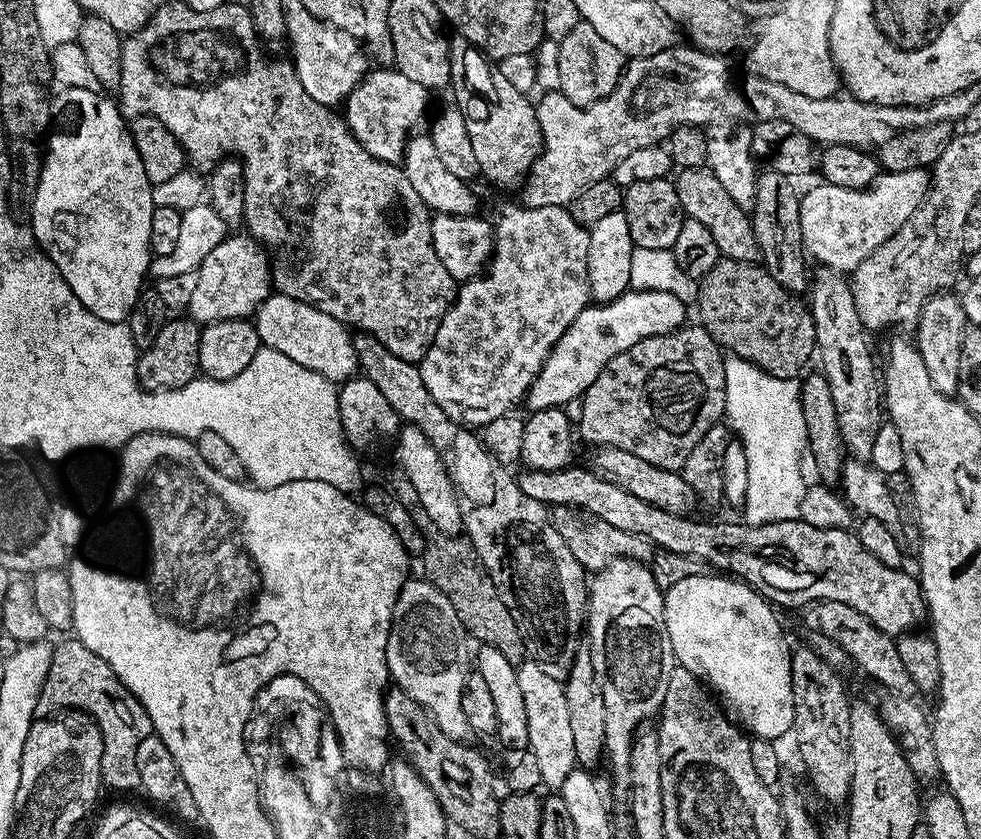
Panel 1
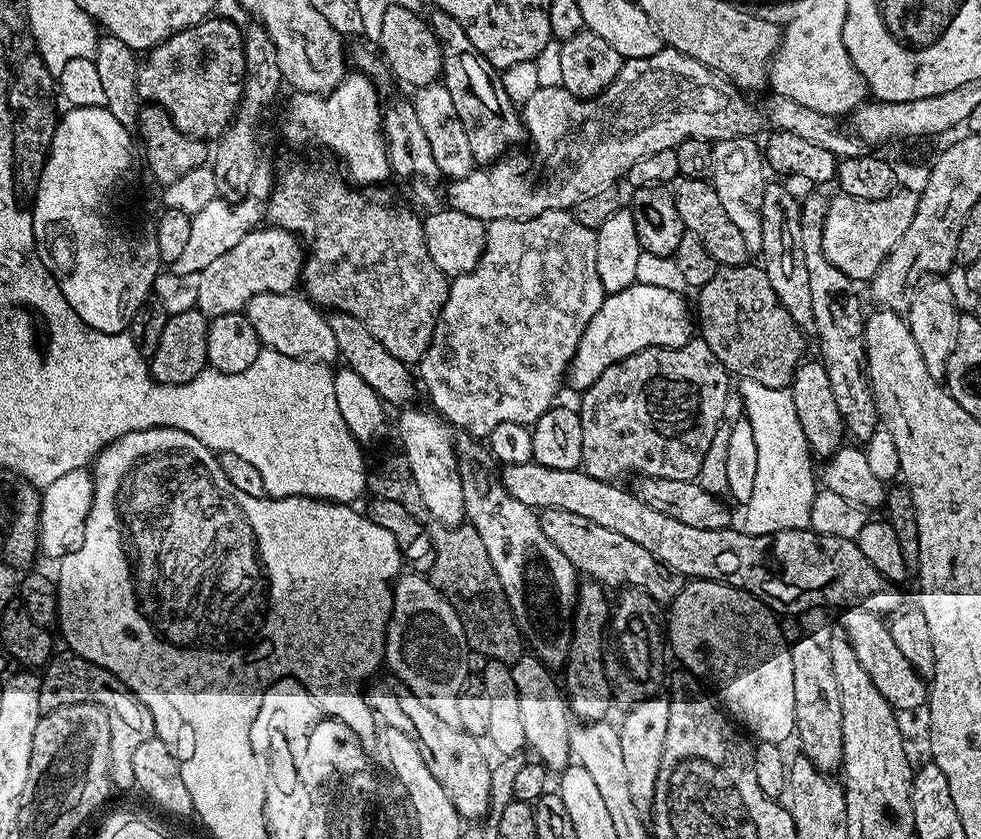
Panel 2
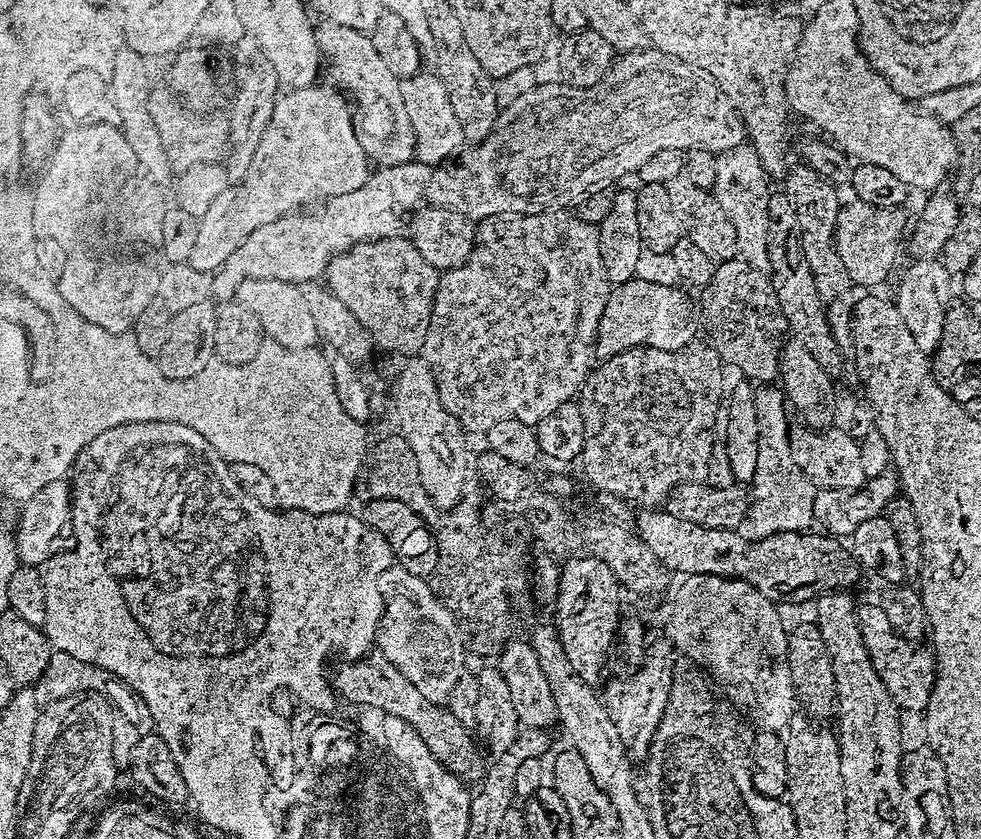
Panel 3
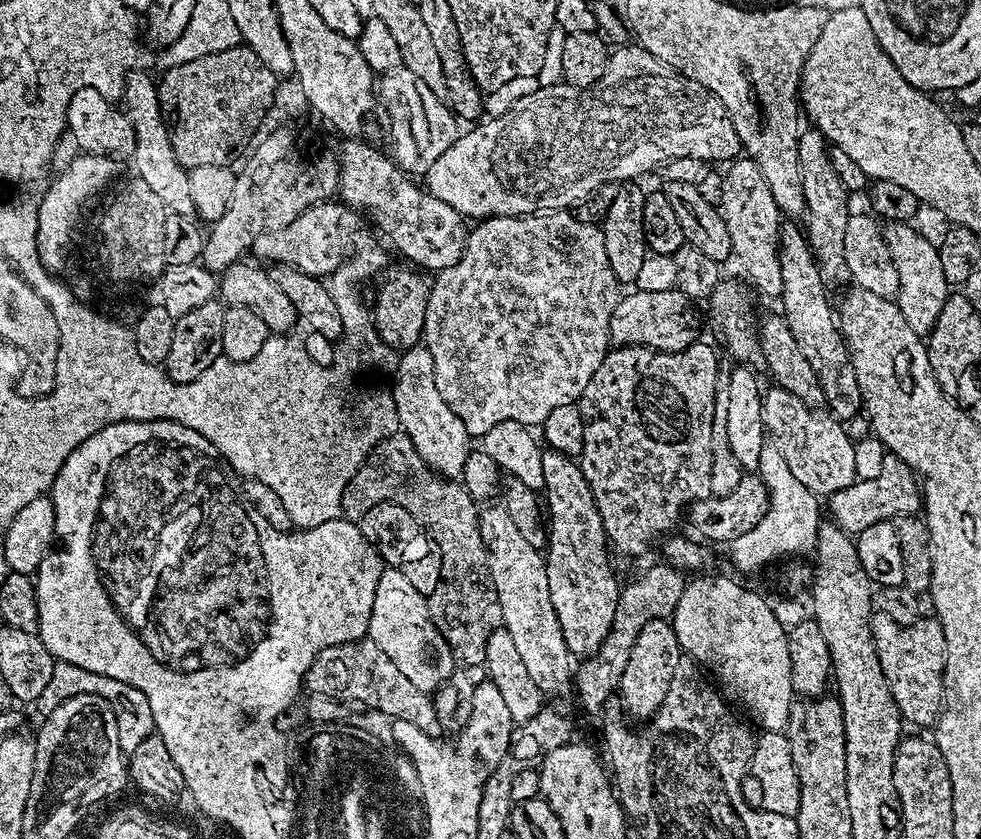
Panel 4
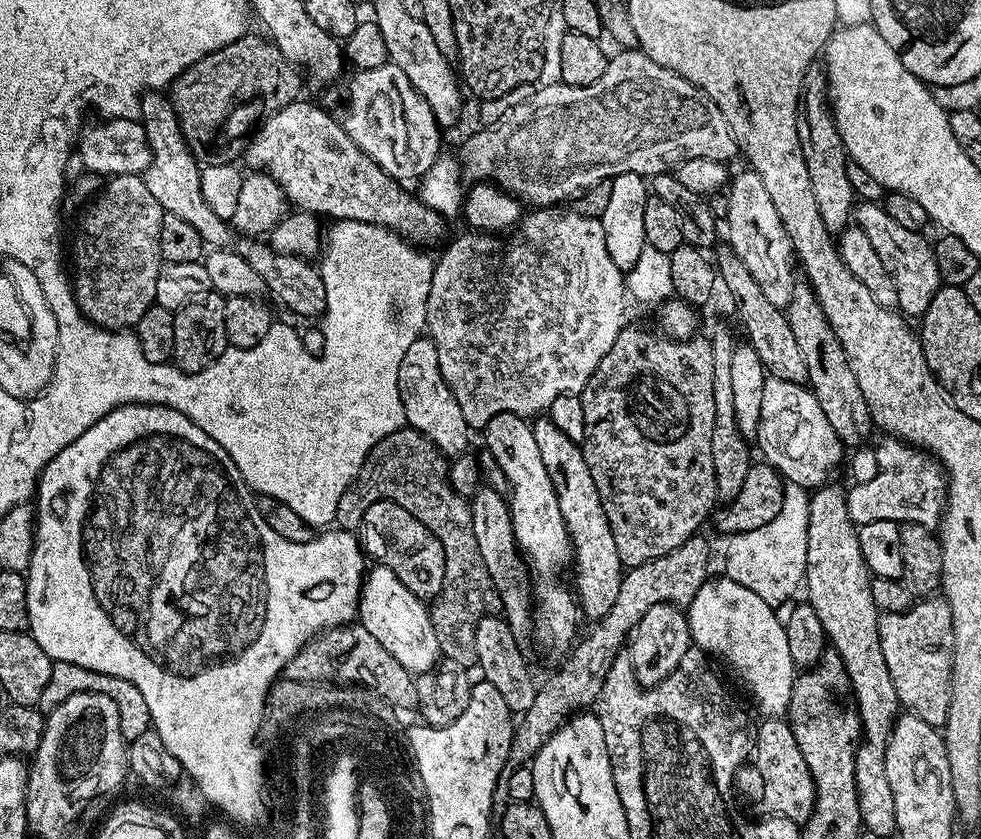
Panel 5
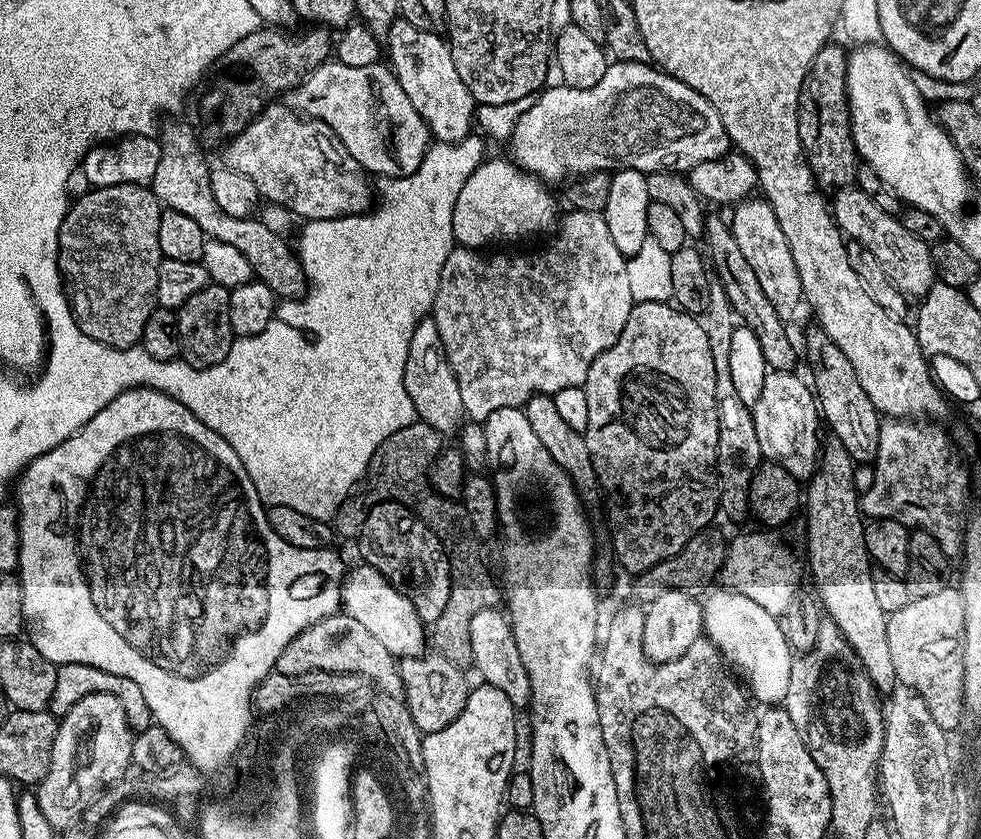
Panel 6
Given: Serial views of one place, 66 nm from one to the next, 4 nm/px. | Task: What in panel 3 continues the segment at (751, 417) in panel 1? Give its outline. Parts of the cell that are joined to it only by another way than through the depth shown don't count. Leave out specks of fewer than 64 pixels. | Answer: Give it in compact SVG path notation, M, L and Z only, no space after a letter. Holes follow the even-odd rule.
M776 386L756 388L756 410L758 412L758 470L750 485L754 502L749 503L748 517L738 531L745 540L761 540L779 532L803 532L814 524L814 498L817 489L798 470L790 448L789 409L784 393Z

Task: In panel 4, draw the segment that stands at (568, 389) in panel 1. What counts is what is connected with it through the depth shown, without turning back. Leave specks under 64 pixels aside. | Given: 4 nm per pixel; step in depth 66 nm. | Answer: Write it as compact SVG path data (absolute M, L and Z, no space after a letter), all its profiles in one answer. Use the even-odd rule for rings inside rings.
M676 288L661 292L632 290L628 297L617 299L616 309L610 318L608 335L613 345L644 345L657 352L682 351L698 340L702 320L696 317L697 305L689 296Z

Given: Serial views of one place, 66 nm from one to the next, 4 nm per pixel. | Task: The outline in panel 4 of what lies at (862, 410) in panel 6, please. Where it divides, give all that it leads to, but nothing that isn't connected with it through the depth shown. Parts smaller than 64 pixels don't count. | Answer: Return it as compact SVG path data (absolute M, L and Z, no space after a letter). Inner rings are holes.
M781 223L779 245L782 290L778 303L784 307L784 321L790 326L790 334L794 334L794 339L798 341L802 355L810 361L814 374L818 374L827 411L837 420L848 422L851 416L861 415L862 401L850 350L840 333L840 321L834 311L834 304L828 301L830 289L820 277L816 259L812 256L812 249L808 247L808 237L799 223Z

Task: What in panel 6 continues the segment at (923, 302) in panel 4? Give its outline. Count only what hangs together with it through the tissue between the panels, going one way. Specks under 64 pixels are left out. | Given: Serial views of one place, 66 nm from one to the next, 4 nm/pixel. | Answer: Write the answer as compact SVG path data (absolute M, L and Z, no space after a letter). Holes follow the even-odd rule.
M853 186L835 193L836 201L831 201L832 217L836 225L849 241L861 244L866 250L878 258L882 270L890 278L890 282L905 298L922 298L932 288L936 280L936 271L932 265L932 250L925 240L919 240L906 226L900 224L895 215L891 216L873 197L867 196L859 188Z

